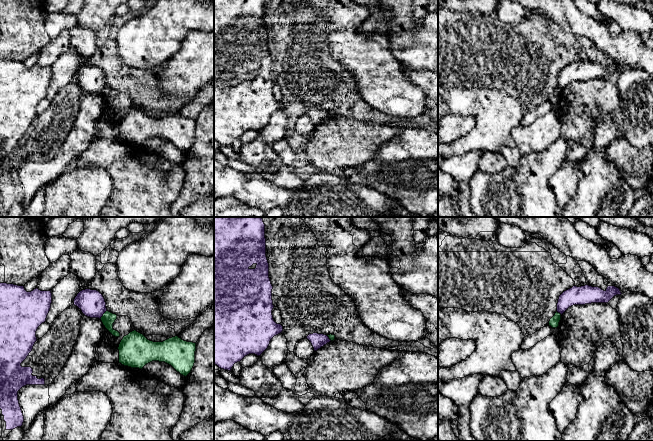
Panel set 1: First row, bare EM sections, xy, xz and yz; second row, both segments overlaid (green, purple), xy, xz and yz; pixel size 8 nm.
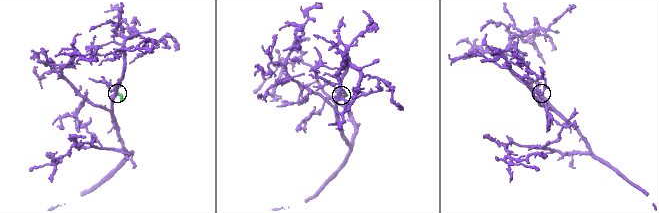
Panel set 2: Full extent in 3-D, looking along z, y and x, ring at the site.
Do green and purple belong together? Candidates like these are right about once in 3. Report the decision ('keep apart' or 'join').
keep apart

